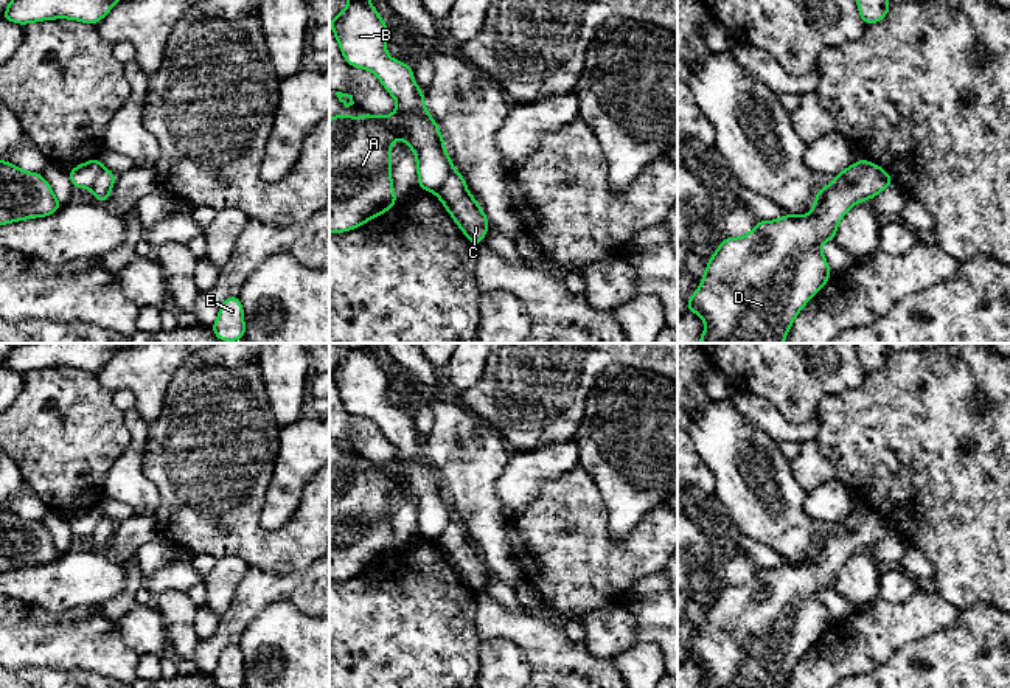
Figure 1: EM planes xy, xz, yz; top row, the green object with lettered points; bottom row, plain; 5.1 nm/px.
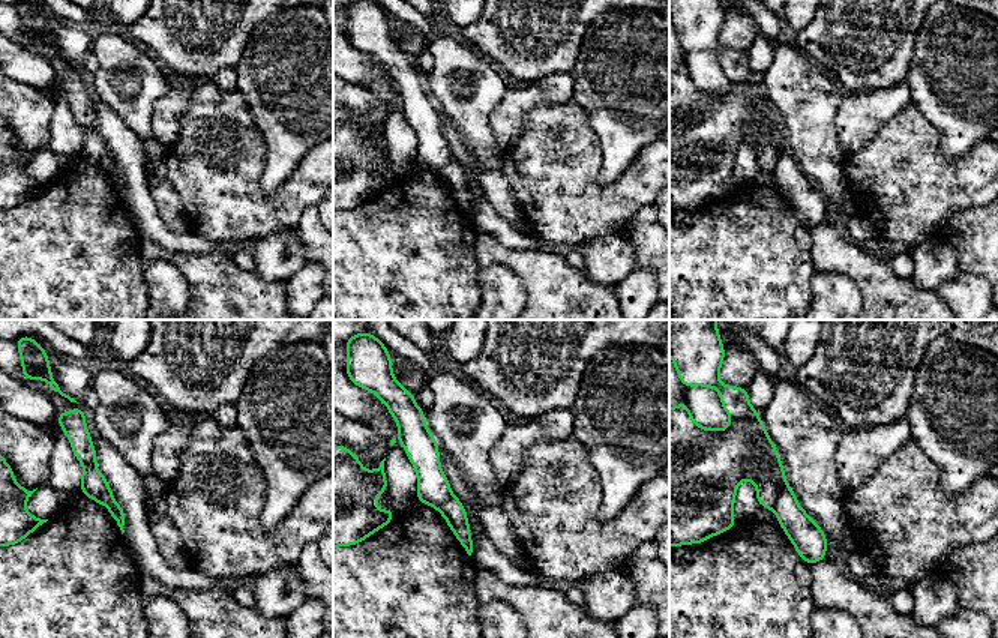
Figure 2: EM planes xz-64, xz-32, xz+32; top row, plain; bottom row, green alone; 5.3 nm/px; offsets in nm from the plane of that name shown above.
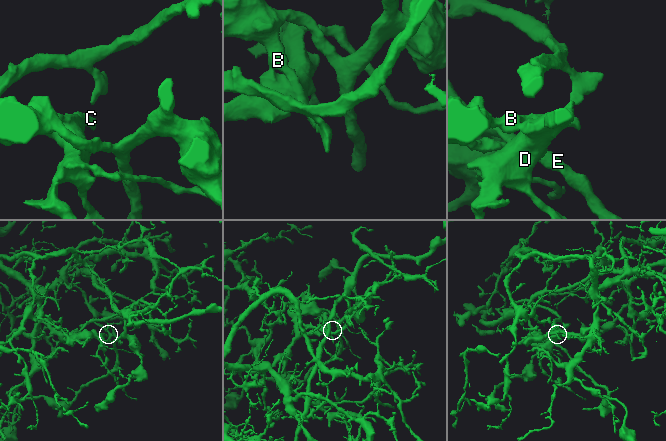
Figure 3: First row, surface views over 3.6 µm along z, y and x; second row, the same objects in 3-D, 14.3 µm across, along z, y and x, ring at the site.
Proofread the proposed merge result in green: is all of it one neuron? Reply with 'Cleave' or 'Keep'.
Cleave

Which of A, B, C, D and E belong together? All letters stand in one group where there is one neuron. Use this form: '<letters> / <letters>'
A C D / B E

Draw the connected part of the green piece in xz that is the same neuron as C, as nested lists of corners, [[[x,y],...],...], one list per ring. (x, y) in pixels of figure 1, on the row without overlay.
[[[454,517],[438,536],[437,544],[468,589],[479,595],[489,570],[479,550],[468,539],[463,523]]]

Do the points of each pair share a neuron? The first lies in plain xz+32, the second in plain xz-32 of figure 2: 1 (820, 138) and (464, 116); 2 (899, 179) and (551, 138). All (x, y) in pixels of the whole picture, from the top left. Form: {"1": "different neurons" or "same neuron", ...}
{"1": "same neuron", "2": "same neuron"}

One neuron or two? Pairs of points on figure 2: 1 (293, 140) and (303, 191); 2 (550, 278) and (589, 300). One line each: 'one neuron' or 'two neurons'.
1: two neurons
2: one neuron

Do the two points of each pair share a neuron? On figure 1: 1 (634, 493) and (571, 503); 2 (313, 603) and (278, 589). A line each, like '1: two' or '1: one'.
1: two
2: one

